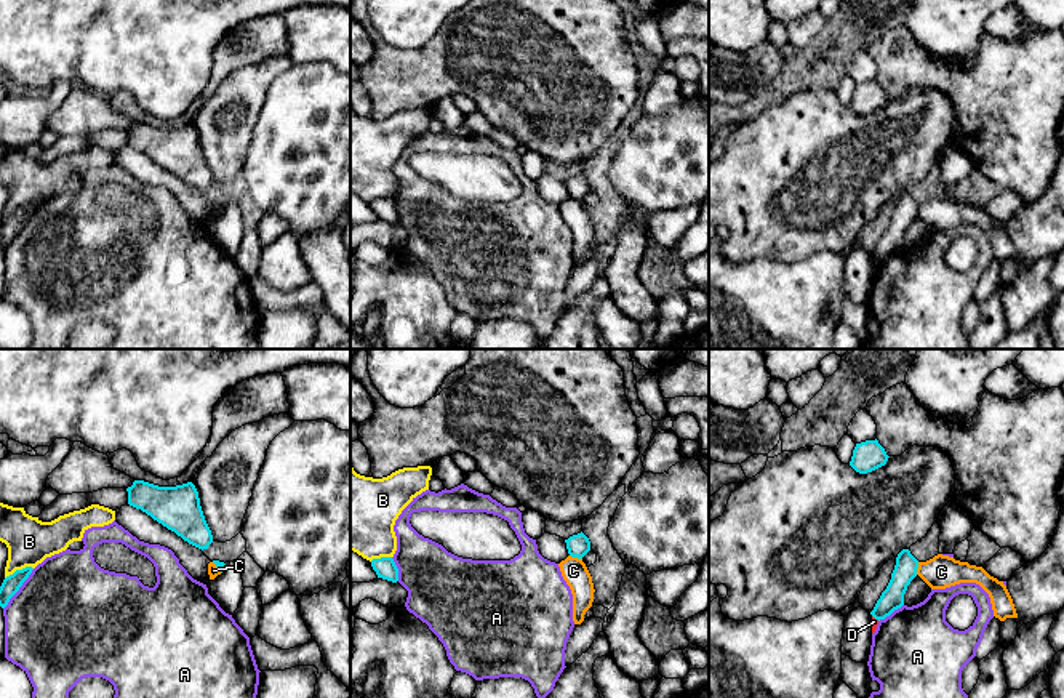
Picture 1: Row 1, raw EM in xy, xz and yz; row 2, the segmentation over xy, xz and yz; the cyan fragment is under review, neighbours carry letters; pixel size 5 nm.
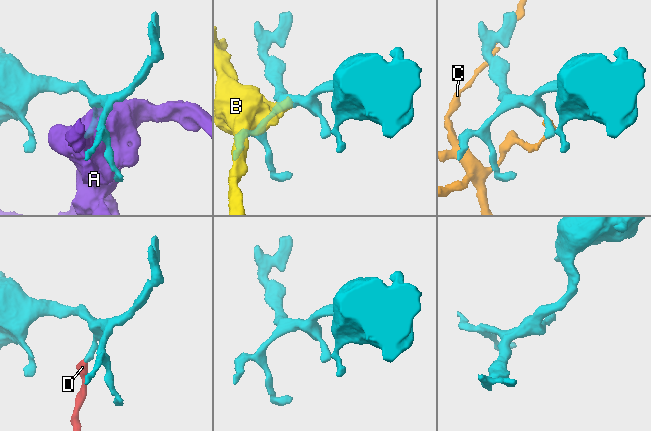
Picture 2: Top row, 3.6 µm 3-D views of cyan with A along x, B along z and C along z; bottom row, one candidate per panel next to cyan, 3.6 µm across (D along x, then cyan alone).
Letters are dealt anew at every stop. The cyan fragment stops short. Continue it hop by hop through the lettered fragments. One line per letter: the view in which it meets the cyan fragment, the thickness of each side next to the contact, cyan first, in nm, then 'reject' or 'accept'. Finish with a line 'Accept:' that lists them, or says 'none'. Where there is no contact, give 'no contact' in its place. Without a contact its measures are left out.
A: xy | 90/500 nm | reject
B: xy | 90/240 nm | reject
C: xz | 110/130 nm | reject
D: yz | 120/30 nm | reject
Accept: none

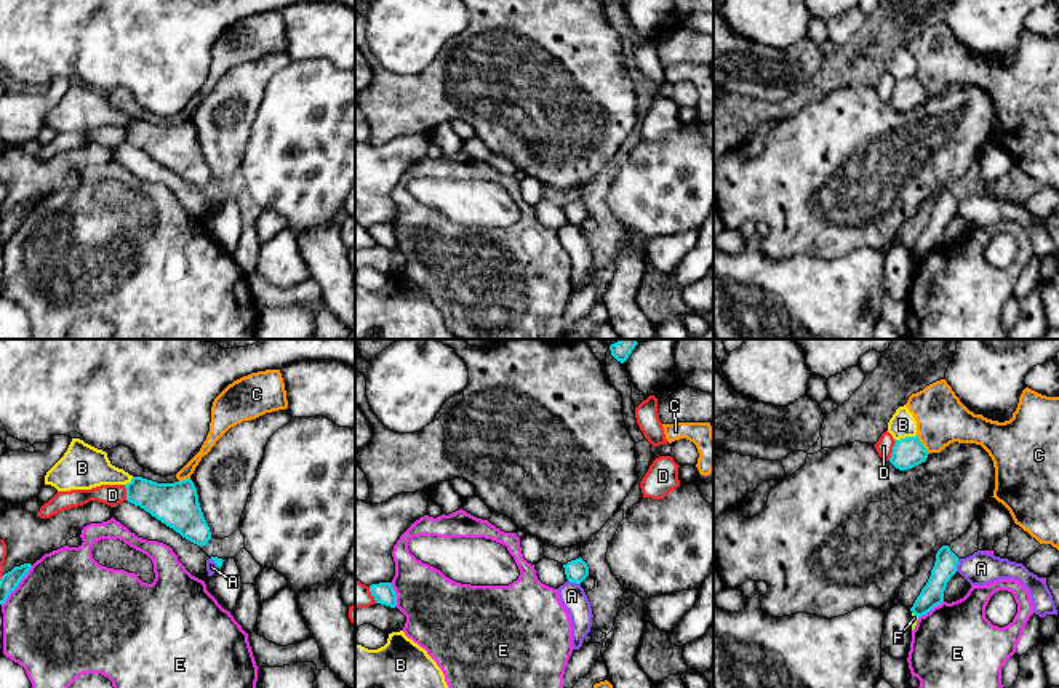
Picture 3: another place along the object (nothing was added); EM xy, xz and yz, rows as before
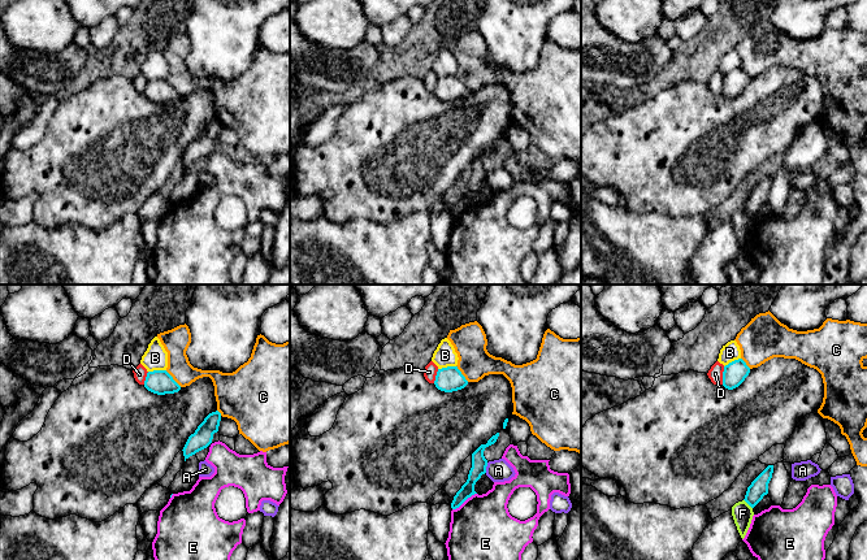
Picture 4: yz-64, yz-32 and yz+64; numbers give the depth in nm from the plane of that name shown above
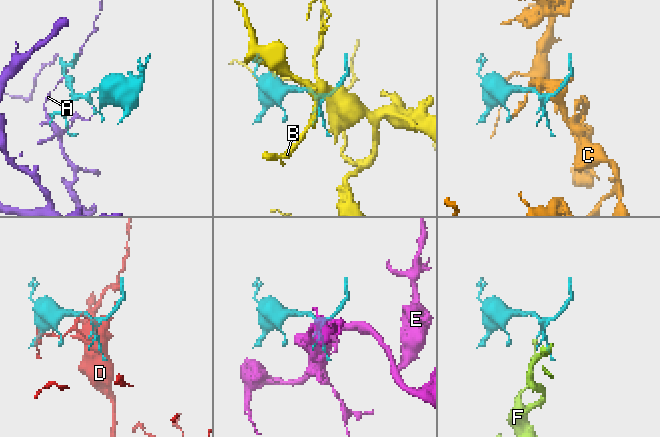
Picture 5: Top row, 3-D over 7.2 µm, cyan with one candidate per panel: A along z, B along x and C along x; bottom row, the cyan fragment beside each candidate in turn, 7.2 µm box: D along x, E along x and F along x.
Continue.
A: xz | 110/130 nm | reject
B: yz | 150/130 nm | reject
C: yz | 150/260 nm | reject
D: yz | 150/90 nm | reject
E: yz | 120/420 nm | reject
F: yz | 120/30 nm | reject
Accept: none

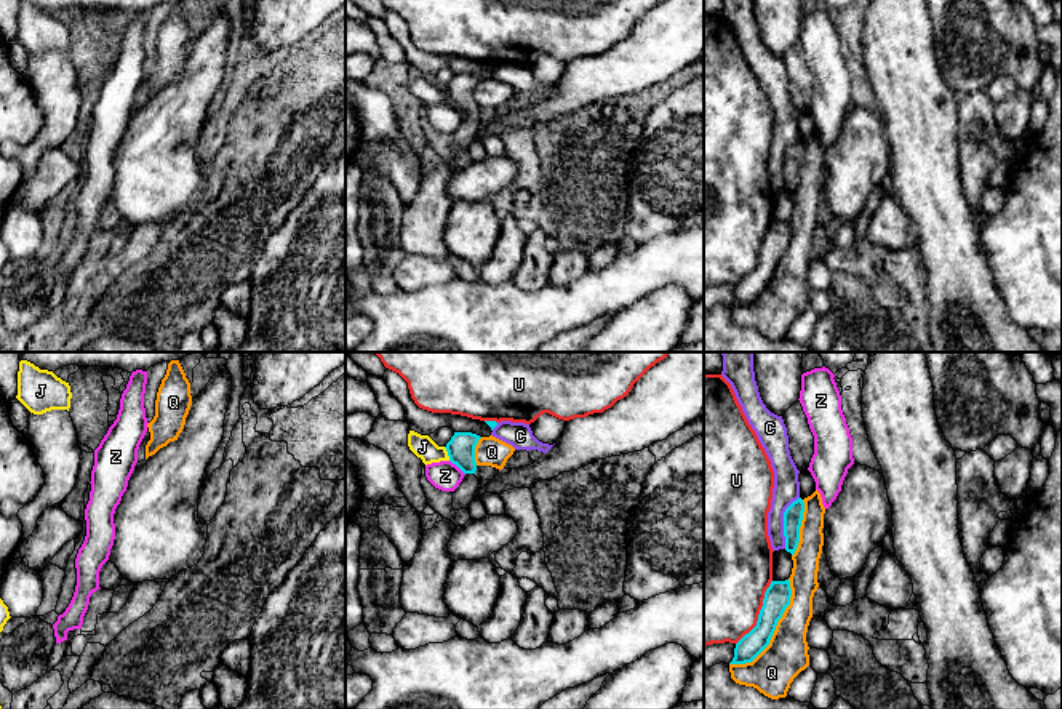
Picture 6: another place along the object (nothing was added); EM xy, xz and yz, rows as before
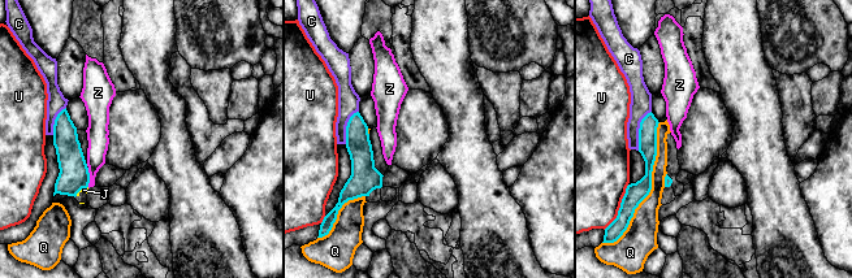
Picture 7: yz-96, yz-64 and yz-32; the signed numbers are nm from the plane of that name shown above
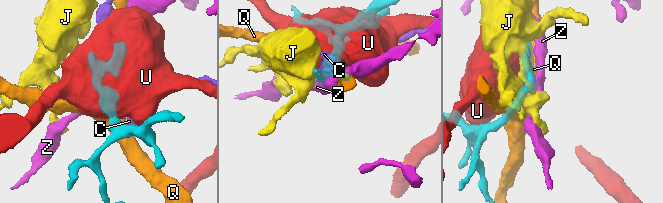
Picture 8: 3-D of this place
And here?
C: yz | 100/130 nm | reject
J: xz | 140/110 nm | reject
Q: yz | 130/220 nm | reject
U: yz | 130/500 nm | reject
Z: xz | 140/150 nm | reject
Accept: none

